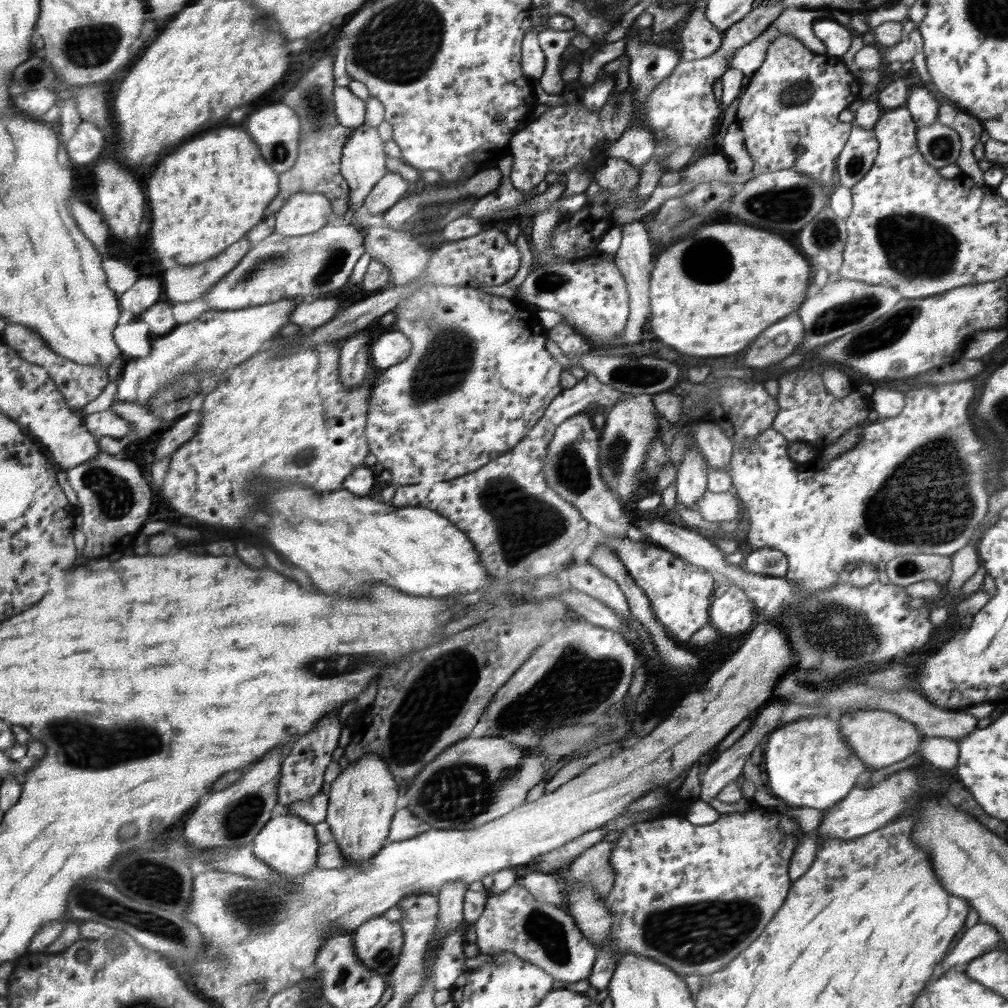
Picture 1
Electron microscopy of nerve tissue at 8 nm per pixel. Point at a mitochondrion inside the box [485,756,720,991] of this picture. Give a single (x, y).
(548, 933)

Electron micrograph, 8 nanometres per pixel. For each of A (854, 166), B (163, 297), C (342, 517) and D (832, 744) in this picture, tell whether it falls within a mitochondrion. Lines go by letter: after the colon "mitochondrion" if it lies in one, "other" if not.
A: mitochondrion
B: other
C: other
D: other

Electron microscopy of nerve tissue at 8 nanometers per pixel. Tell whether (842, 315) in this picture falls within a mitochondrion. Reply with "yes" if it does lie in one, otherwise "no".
yes

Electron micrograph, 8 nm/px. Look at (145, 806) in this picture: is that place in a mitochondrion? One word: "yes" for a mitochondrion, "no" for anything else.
no

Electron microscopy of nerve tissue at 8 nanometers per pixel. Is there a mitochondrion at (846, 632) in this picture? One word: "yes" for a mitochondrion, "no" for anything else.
yes

